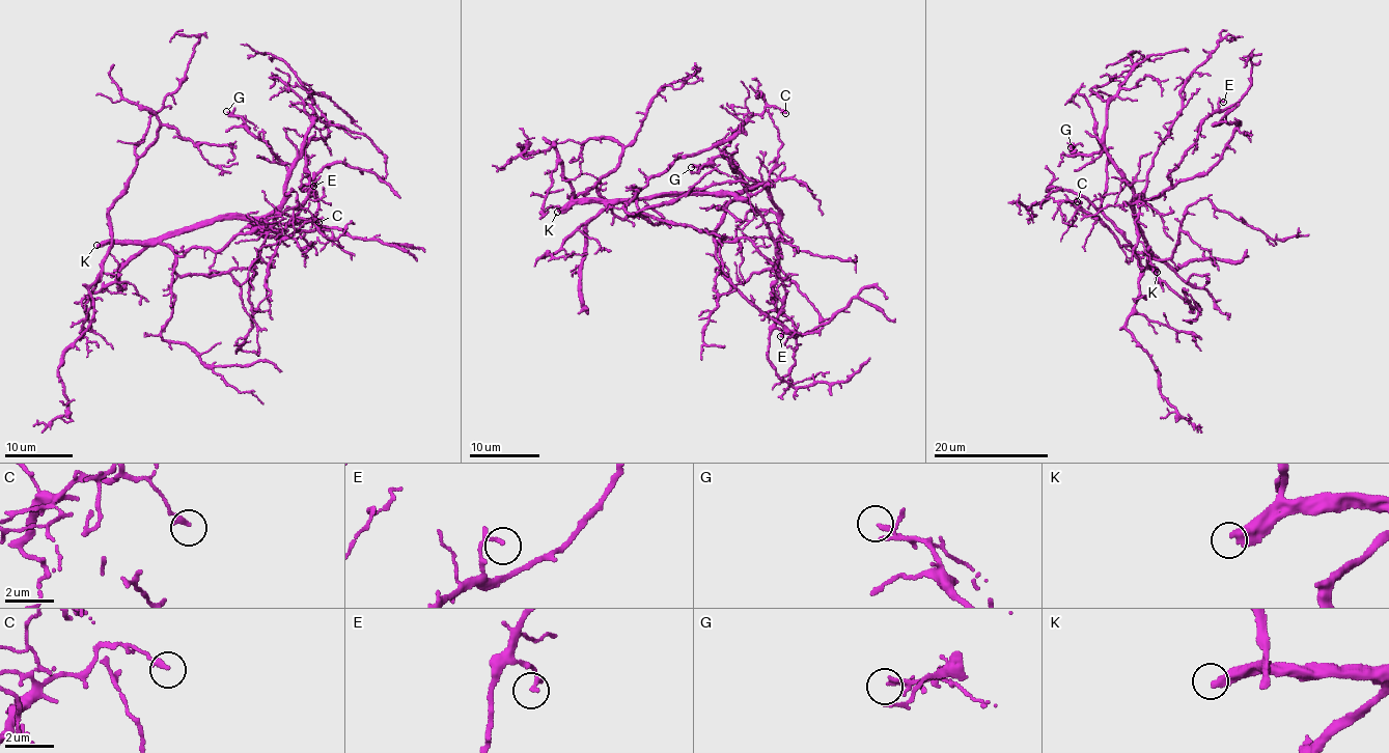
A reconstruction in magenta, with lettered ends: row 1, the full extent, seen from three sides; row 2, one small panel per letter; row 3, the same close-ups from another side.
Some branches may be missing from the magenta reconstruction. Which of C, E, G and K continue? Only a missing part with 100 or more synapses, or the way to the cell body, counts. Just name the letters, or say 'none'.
K

